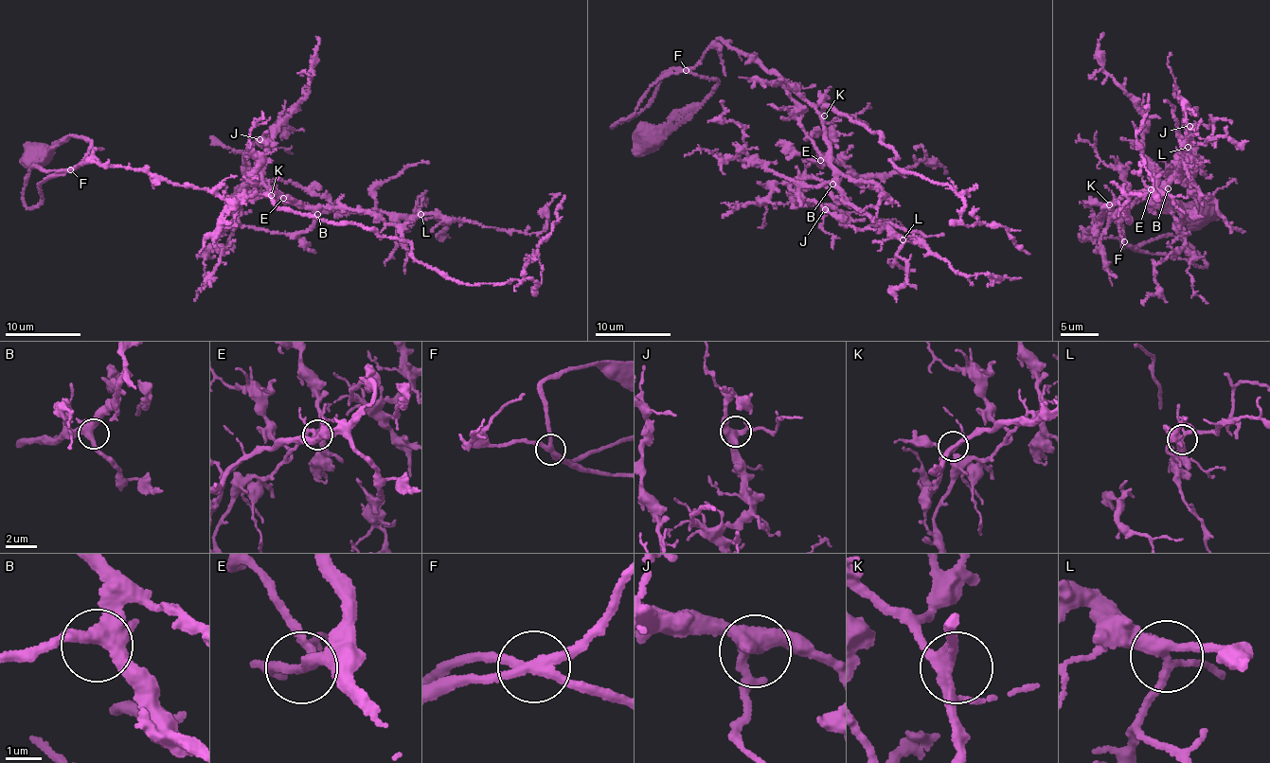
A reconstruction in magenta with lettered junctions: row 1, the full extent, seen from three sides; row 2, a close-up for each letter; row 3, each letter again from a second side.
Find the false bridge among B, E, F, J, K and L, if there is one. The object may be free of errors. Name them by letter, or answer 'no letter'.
no letter

